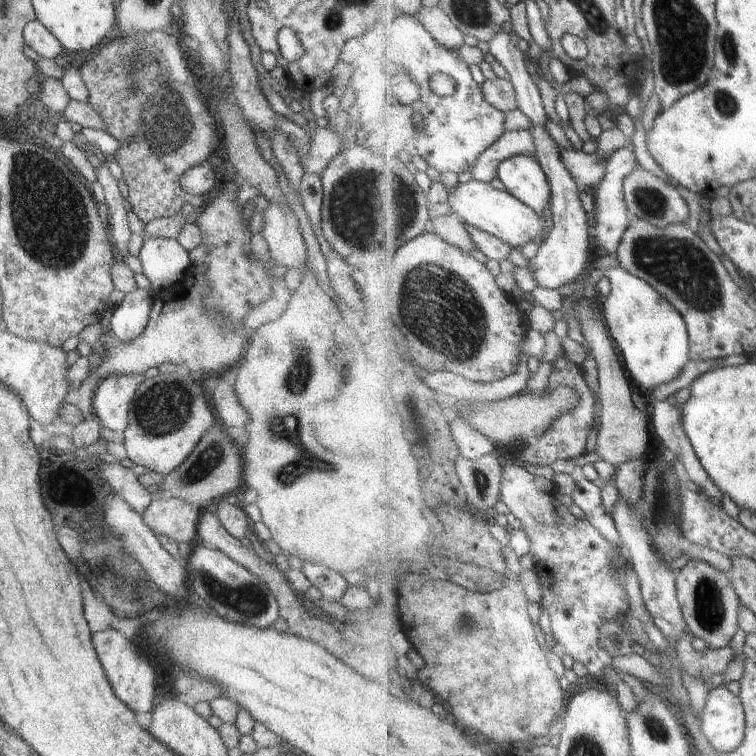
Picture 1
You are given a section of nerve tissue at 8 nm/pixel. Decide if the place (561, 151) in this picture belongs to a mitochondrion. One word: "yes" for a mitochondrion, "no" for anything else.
no

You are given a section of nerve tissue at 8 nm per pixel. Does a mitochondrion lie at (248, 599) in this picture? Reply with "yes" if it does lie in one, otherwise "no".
yes

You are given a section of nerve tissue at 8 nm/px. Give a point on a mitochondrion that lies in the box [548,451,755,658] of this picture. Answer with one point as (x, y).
(710, 610)

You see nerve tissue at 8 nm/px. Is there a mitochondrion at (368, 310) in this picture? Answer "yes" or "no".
no

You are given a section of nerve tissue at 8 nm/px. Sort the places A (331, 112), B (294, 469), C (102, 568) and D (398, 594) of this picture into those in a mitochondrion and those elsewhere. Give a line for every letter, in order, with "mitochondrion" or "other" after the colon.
A: other
B: mitochondrion
C: mitochondrion
D: other

